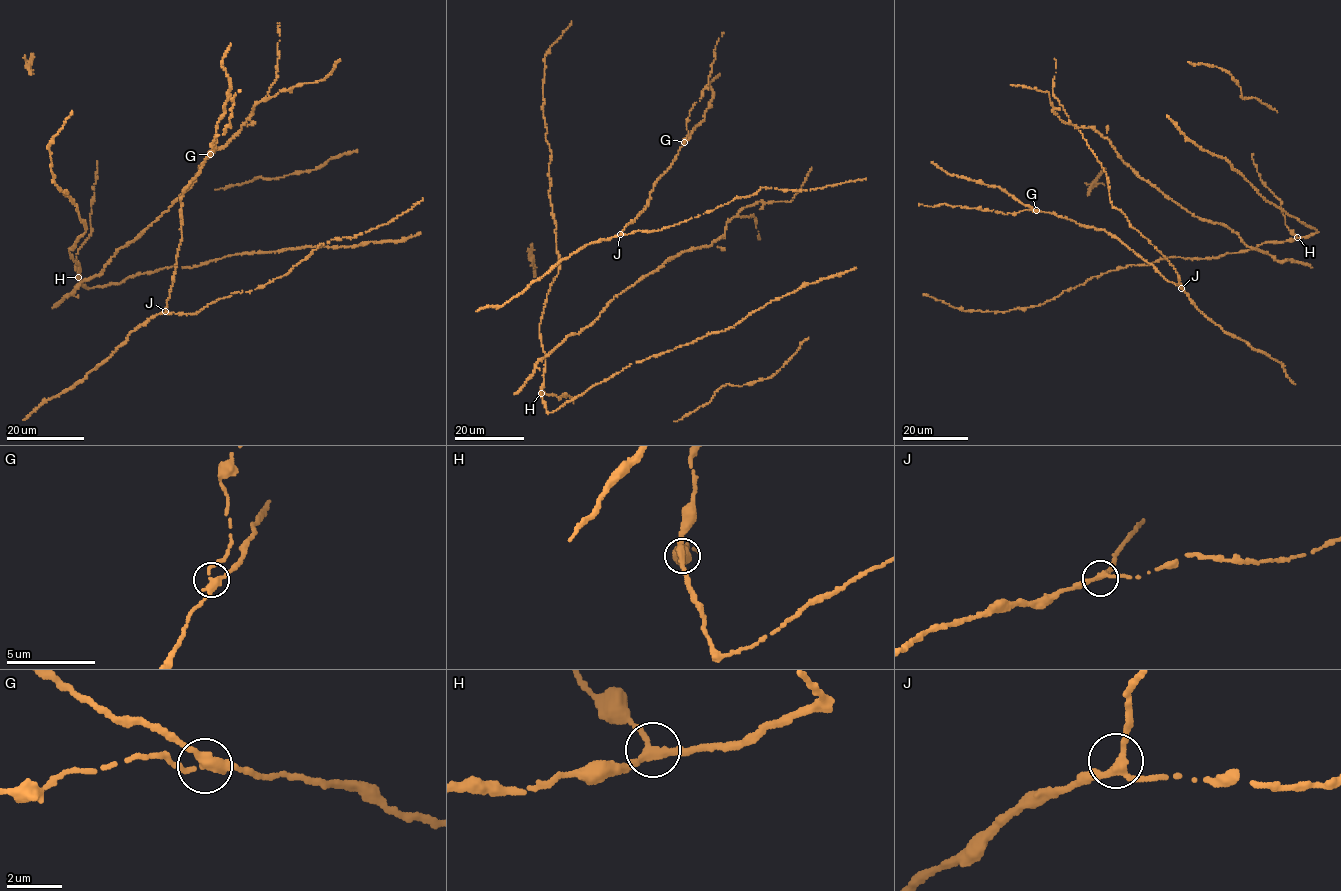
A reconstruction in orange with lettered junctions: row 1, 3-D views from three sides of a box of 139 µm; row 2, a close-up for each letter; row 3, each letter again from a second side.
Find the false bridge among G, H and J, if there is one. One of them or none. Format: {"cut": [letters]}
{"cut": ["G"]}

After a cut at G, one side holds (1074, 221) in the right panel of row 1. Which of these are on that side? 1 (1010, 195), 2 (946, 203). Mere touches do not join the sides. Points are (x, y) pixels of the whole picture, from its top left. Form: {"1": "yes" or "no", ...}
{"1": "yes", "2": "no"}

